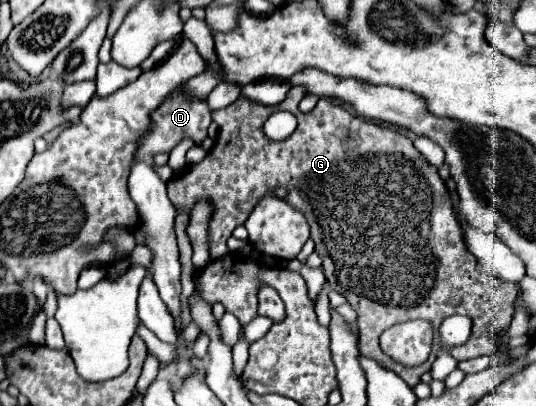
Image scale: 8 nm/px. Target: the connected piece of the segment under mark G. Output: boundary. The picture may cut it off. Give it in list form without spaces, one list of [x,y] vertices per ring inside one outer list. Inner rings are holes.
[[[292,86],[286,100],[276,106],[262,106],[250,102],[248,98],[238,98],[234,104],[214,110],[212,120],[220,126],[214,150],[200,164],[186,166],[176,178],[170,178],[168,198],[176,210],[190,214],[196,202],[208,200],[212,204],[212,218],[208,222],[208,244],[213,260],[226,256],[229,252],[227,240],[238,224],[244,224],[252,208],[262,196],[280,196],[294,204],[310,224],[312,240],[316,242],[316,254],[322,258],[322,268],[326,282],[332,290],[346,296],[348,304],[358,312],[358,336],[360,336],[360,354],[372,358],[380,366],[396,372],[410,388],[414,388],[422,374],[430,370],[438,352],[442,350],[440,324],[444,318],[462,314],[472,320],[472,334],[466,344],[450,348],[450,354],[456,360],[470,360],[484,354],[494,354],[502,348],[510,320],[514,314],[514,300],[520,294],[520,286],[514,282],[502,282],[498,276],[488,276],[486,272],[476,270],[478,260],[470,254],[464,242],[464,230],[452,214],[452,198],[446,190],[444,180],[438,176],[438,170],[424,160],[424,156],[414,148],[412,140],[400,132],[366,122],[362,116],[350,114],[340,104],[332,104],[326,98],[320,98],[316,108],[308,114],[298,110],[298,86]],[[278,110],[286,110],[296,116],[298,126],[292,136],[282,142],[268,142],[262,136],[264,120]],[[426,318],[434,326],[434,344],[430,358],[416,366],[406,368],[388,360],[378,346],[378,336],[396,322]]]

